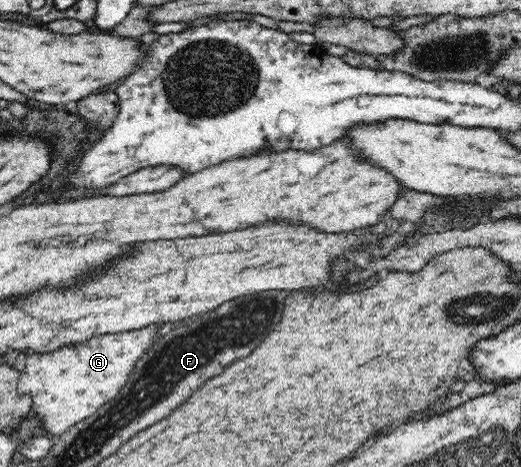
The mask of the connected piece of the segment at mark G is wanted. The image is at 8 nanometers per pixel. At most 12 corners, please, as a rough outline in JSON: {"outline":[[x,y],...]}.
{"outline":[[148,325],[28,355],[17,390],[60,437],[114,399]]}

